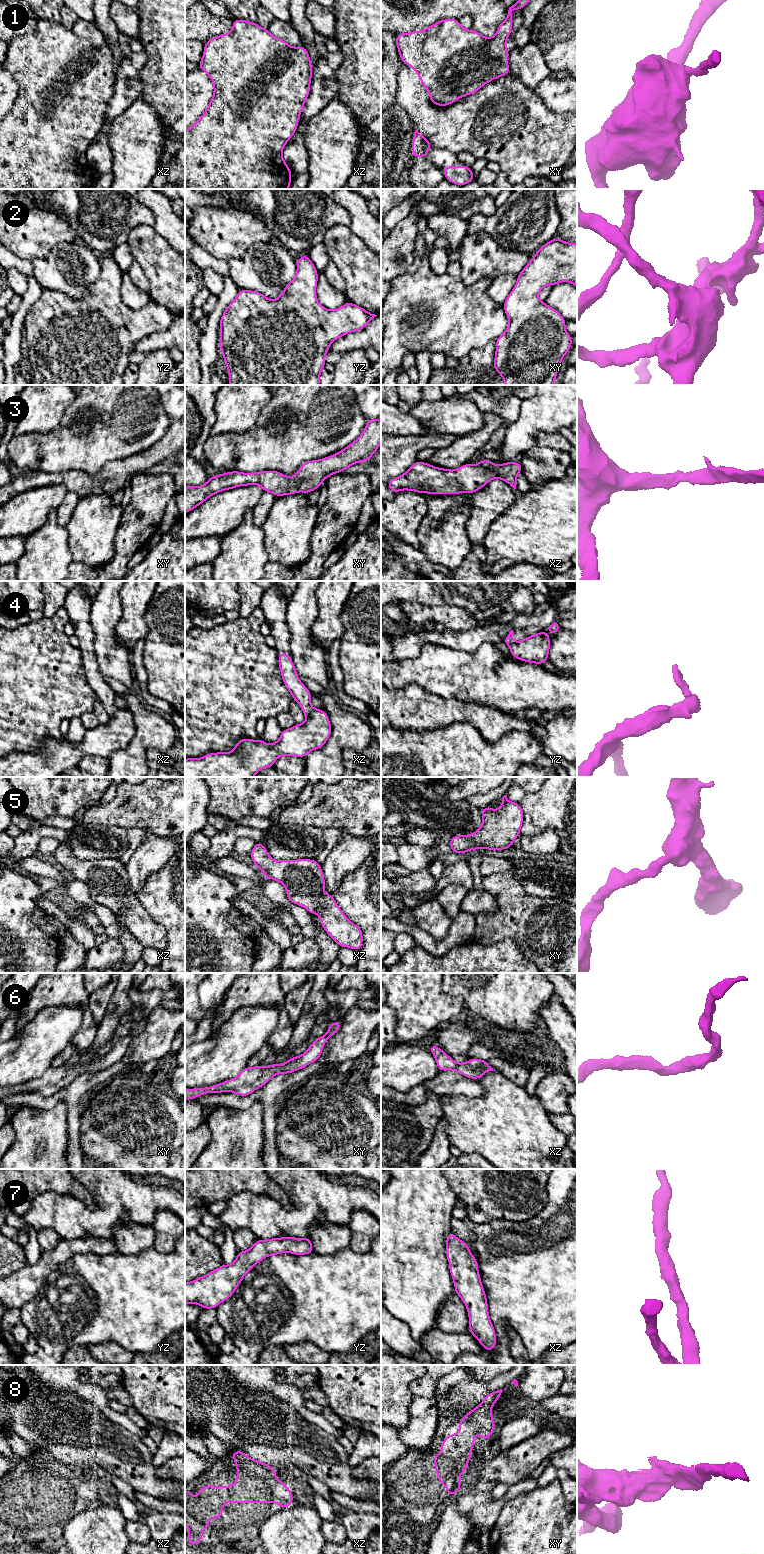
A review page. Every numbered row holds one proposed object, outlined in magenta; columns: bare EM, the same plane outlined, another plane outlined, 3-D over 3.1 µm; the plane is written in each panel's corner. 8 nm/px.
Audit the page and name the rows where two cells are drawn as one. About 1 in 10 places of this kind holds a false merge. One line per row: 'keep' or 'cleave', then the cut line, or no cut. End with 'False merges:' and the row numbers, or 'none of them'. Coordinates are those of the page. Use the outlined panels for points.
1: keep | no cut
2: keep | no cut
3: keep | no cut
4: cleave | xz (315, 709), (307, 718)
5: keep | no cut
6: keep | no cut
7: keep | no cut
8: keep | no cut
False merges: 4

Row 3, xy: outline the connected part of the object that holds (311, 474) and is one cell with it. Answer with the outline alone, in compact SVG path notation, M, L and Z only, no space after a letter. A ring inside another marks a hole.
M381 418L367 419L363 432L351 444L336 454L304 462L291 477L275 470L253 473L229 471L209 477L201 486L185 486L185 514L211 496L240 486L259 485L264 492L270 492L276 497L293 495L300 491L309 494L319 489L329 476L341 473L355 463L369 461L379 449L380 442Z

